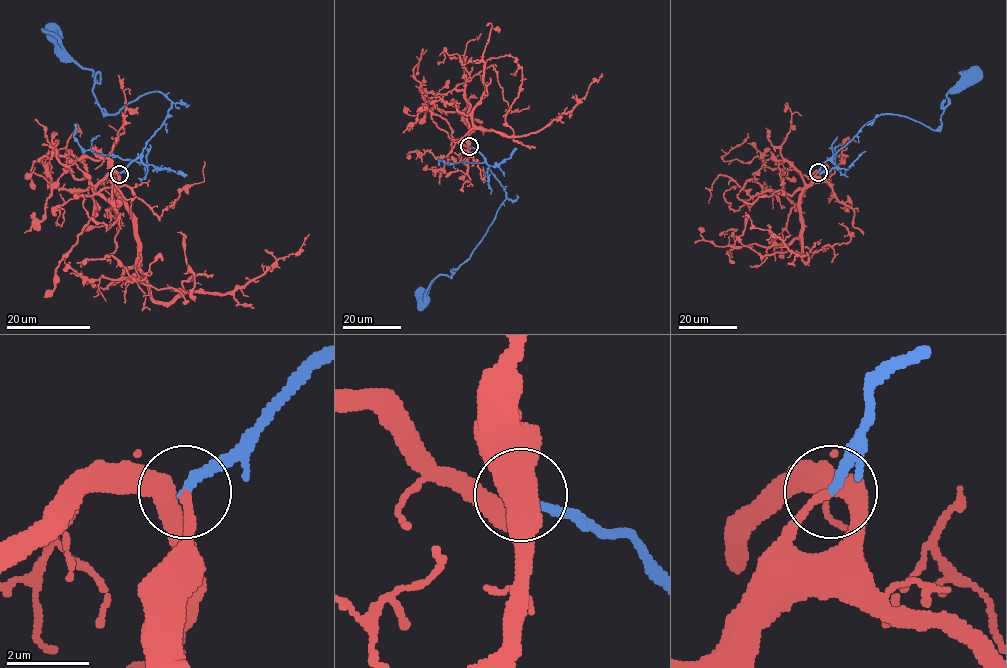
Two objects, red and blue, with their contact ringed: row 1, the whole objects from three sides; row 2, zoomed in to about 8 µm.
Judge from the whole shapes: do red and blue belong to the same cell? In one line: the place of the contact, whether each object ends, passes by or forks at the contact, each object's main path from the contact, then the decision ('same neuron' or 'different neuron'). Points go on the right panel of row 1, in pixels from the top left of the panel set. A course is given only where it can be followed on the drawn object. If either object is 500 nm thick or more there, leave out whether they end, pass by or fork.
place (818, 172); red ends; blue ends; course red (817, 172), (800, 203), (801, 256), (806, 261), (808, 255), (798, 256), (745, 215); course blue (818, 172), (881, 114), (898, 114), (935, 129), (947, 93), (972, 81), (974, 74); same neuron

